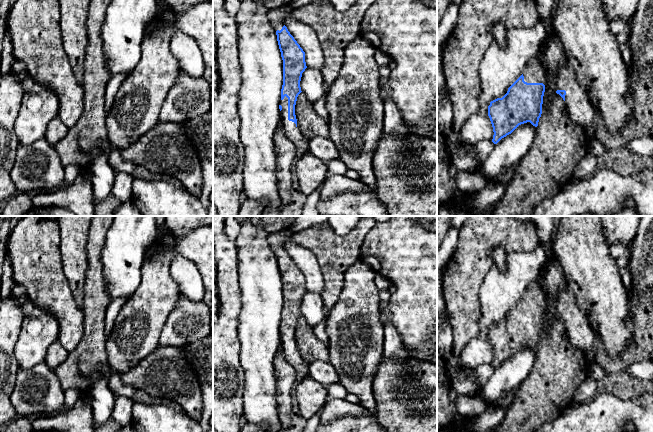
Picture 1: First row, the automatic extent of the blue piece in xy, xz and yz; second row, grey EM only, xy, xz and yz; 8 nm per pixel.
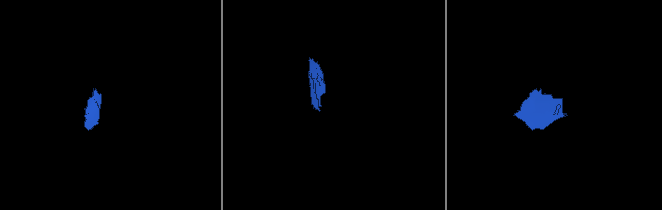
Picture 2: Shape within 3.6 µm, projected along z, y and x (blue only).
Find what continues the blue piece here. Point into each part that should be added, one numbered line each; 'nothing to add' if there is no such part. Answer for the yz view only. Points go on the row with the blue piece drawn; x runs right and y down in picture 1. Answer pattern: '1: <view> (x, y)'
1: yz (534, 72)

